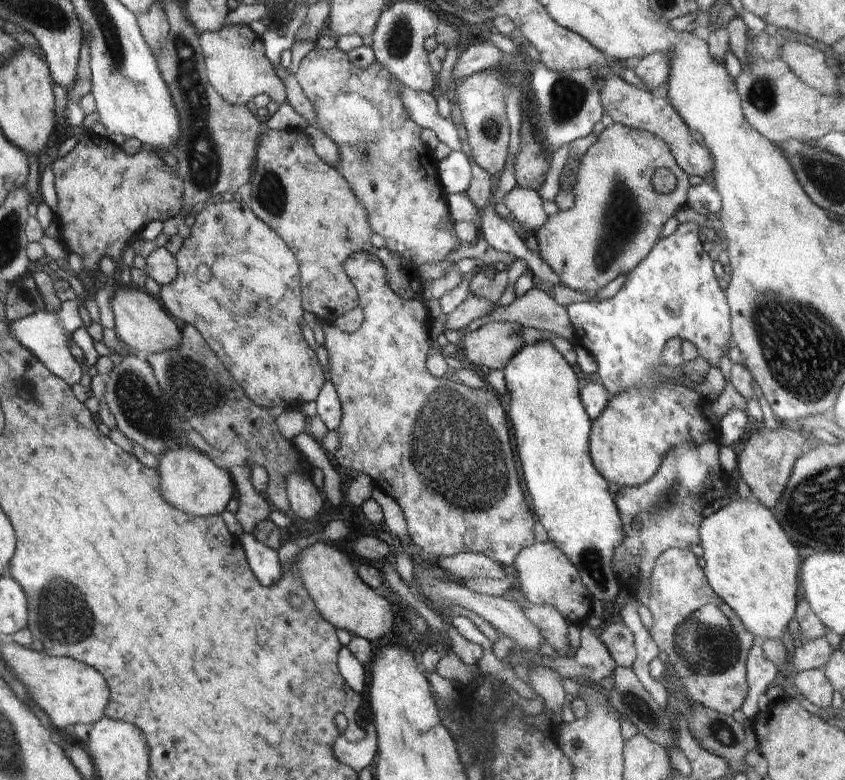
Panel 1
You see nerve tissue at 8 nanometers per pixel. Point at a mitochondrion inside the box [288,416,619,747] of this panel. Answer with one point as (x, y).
(592, 564)

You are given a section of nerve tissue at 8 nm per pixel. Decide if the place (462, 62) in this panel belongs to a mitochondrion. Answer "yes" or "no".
no

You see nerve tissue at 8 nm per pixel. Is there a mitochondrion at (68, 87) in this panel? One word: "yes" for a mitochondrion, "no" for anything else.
no

